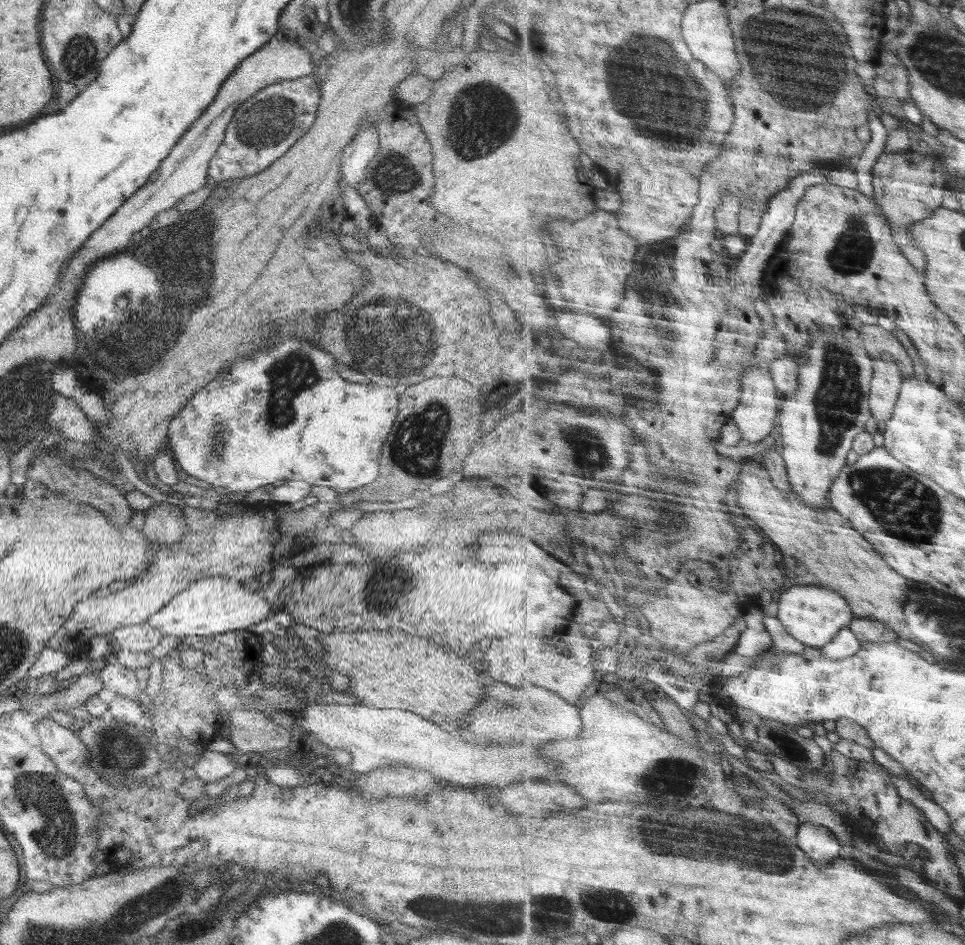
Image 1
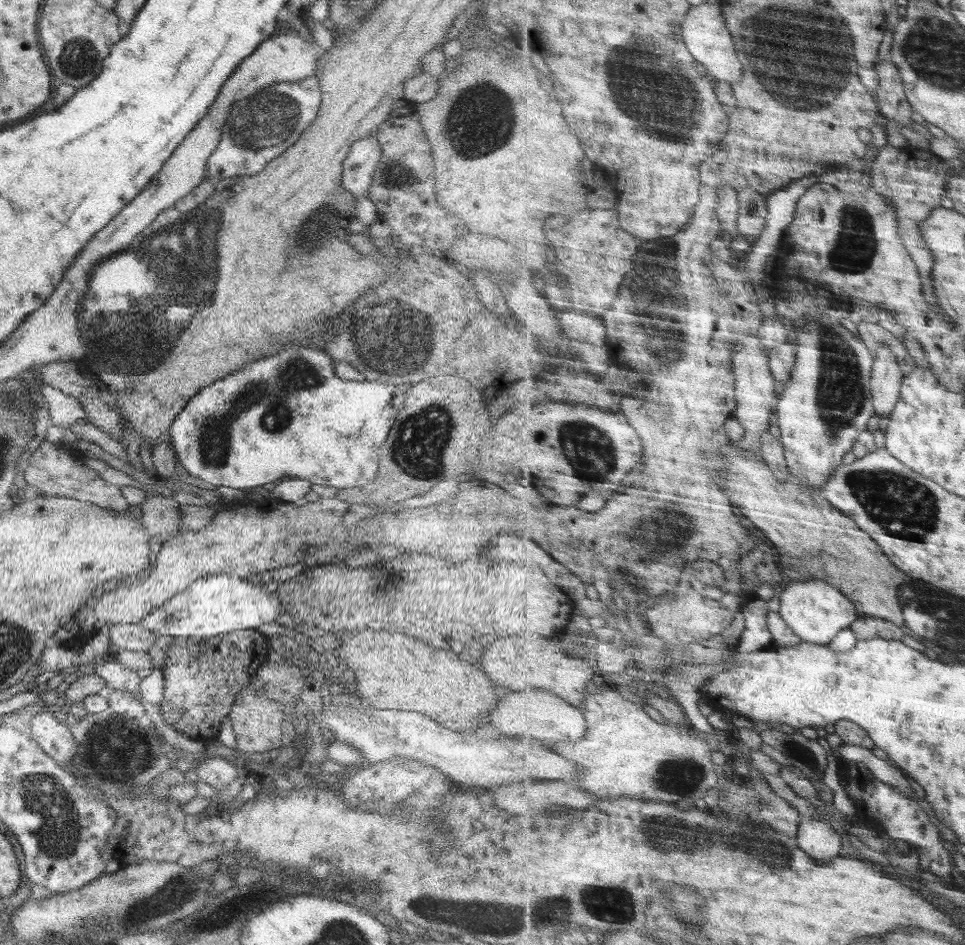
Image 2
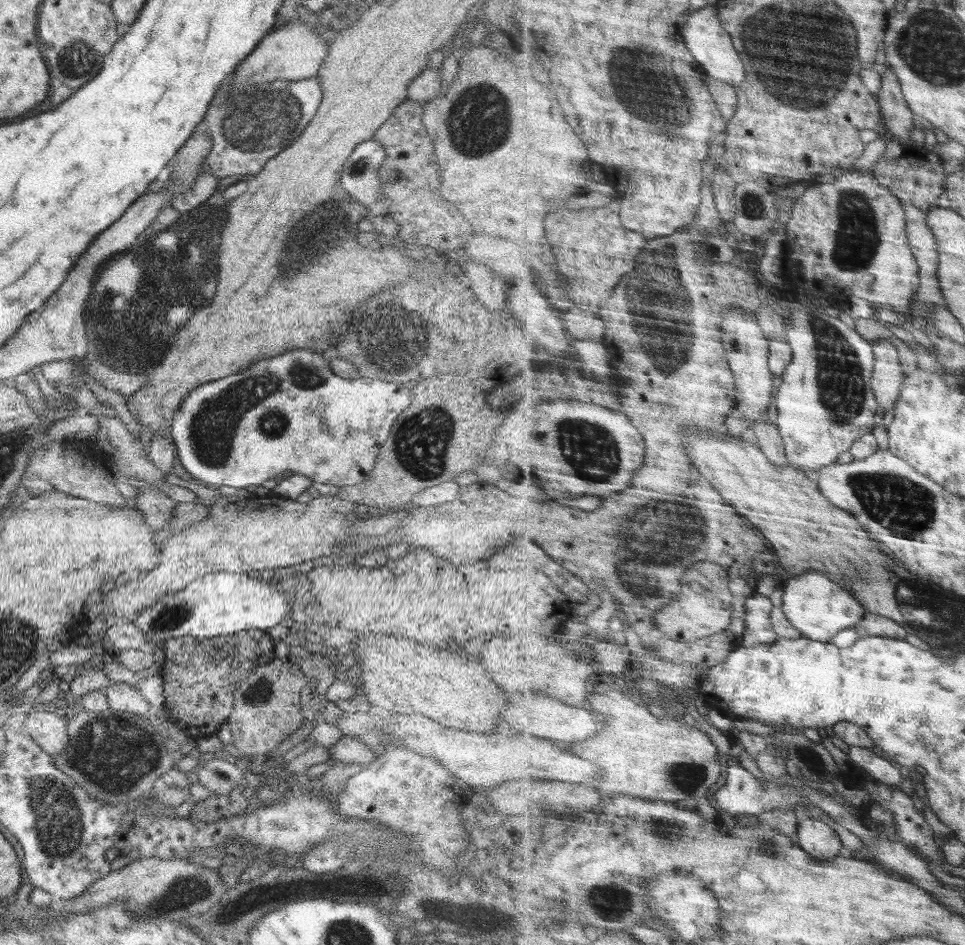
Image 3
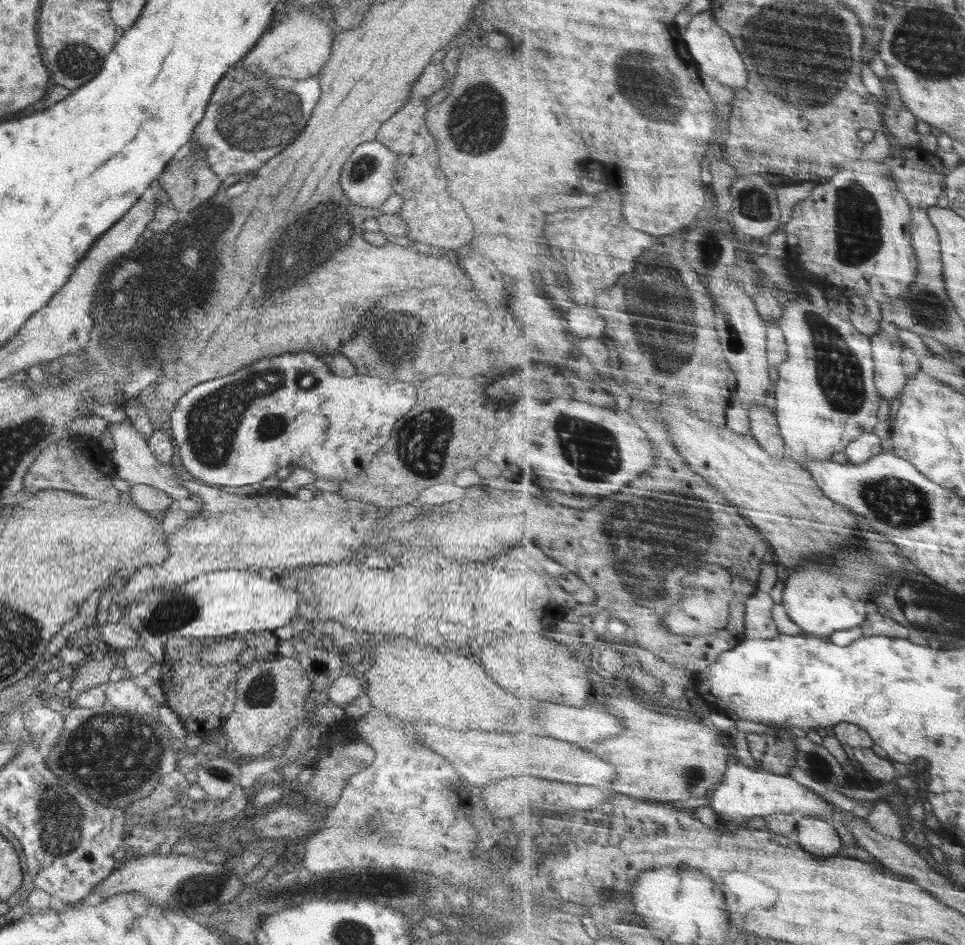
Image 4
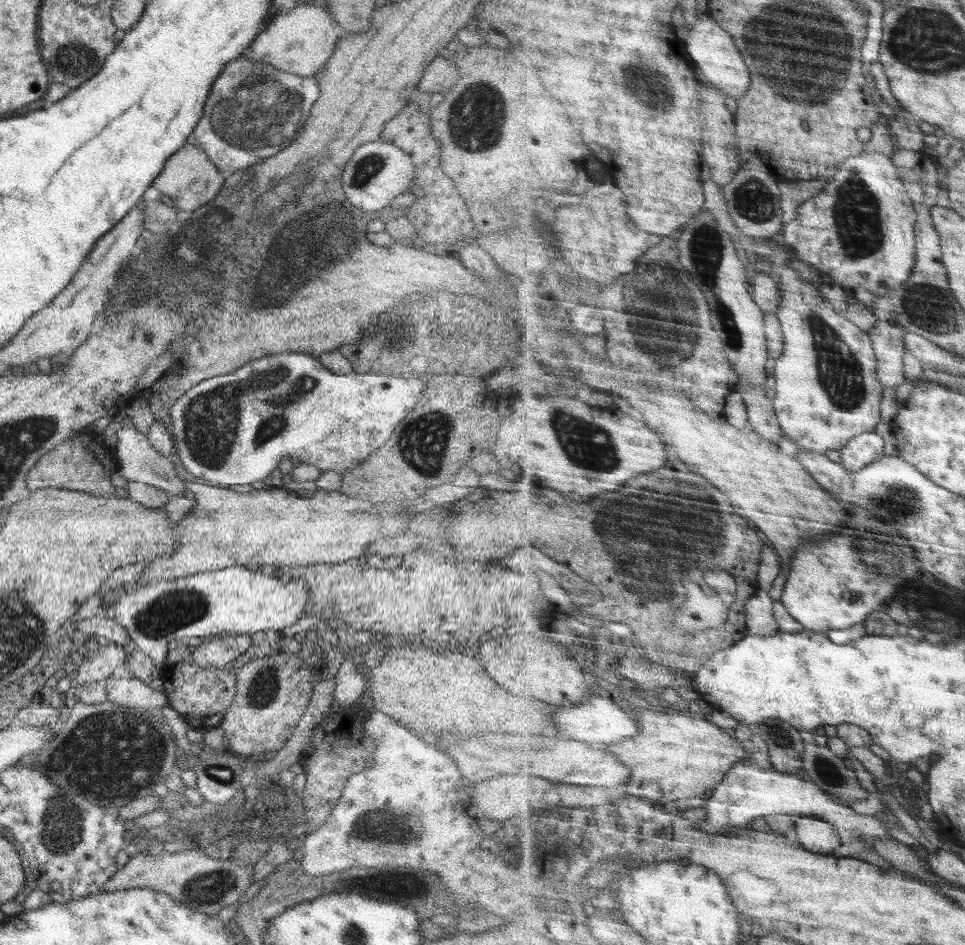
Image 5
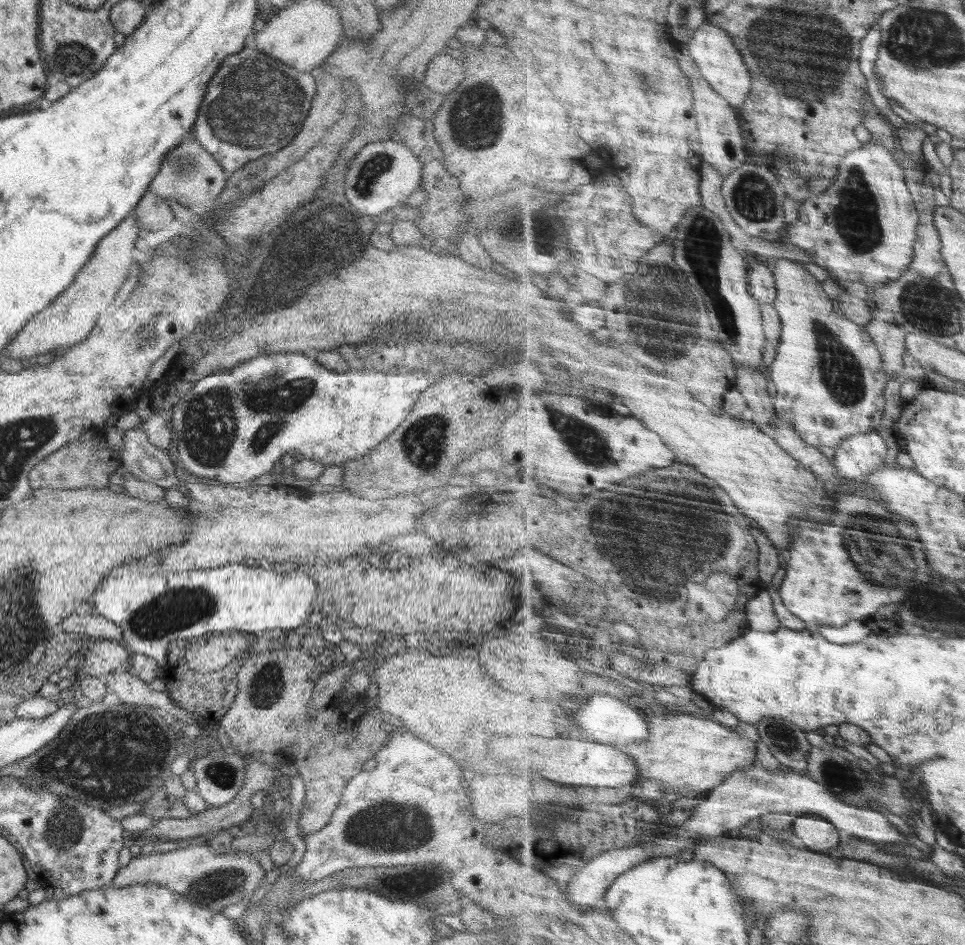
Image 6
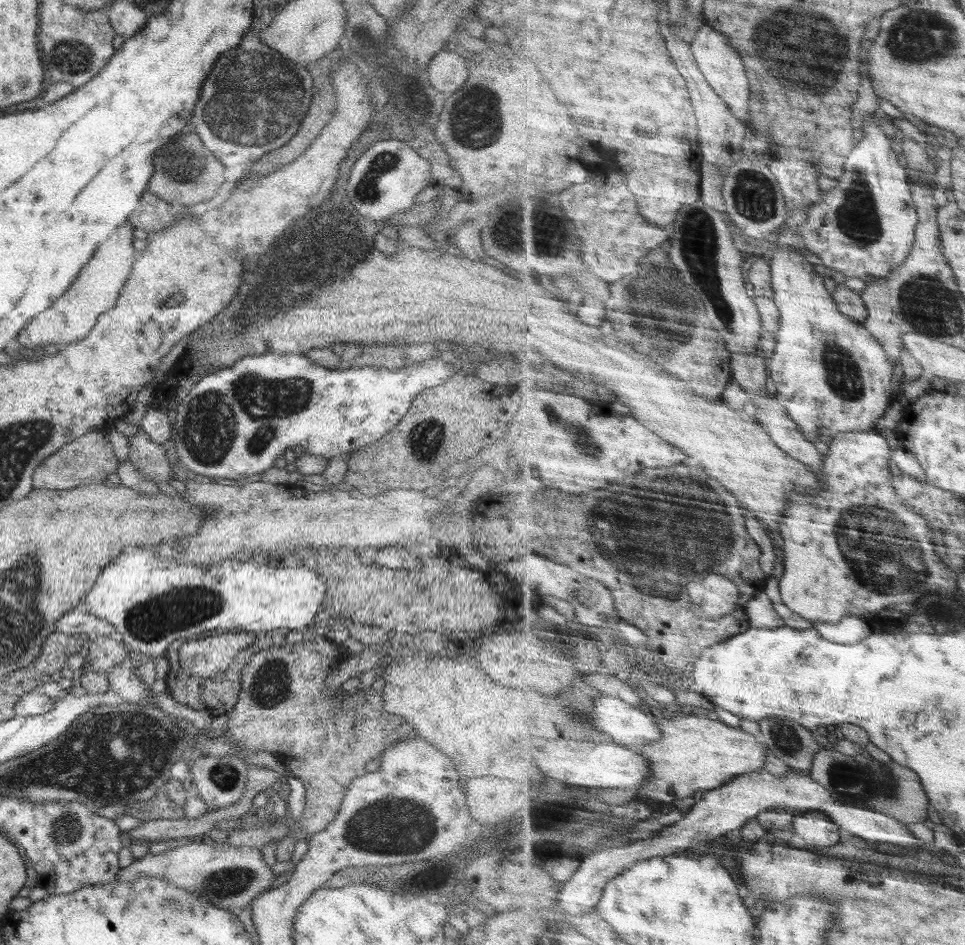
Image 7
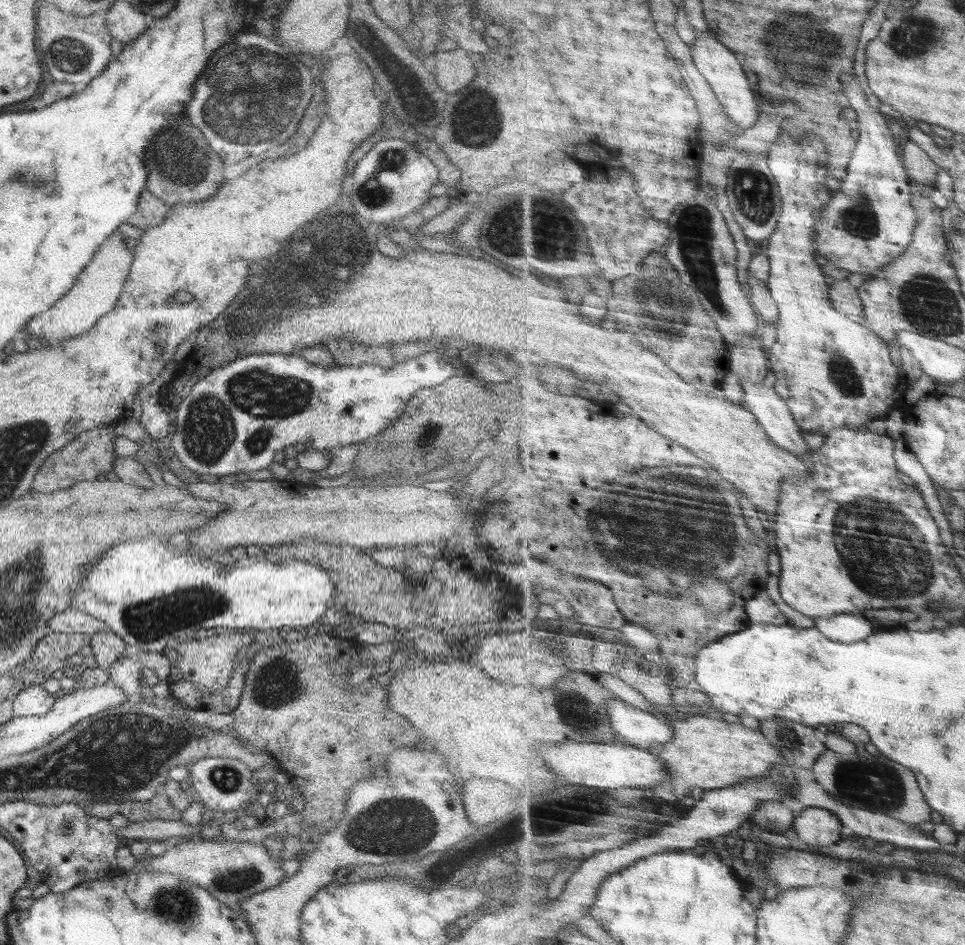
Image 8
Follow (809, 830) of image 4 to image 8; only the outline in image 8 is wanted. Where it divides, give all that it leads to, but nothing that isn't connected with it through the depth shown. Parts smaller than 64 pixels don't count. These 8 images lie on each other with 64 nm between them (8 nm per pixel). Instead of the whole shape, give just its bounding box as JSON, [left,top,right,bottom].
[794,807,843,847]

